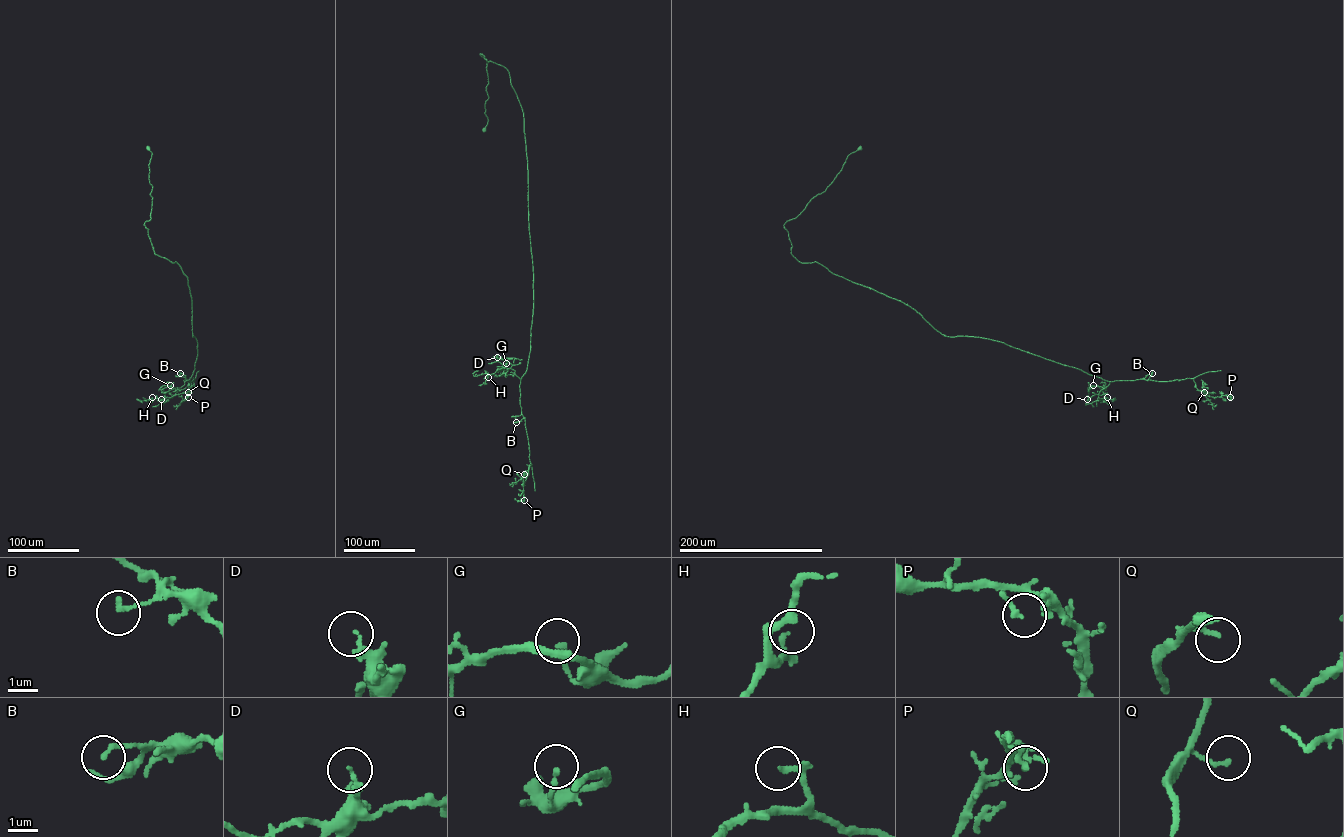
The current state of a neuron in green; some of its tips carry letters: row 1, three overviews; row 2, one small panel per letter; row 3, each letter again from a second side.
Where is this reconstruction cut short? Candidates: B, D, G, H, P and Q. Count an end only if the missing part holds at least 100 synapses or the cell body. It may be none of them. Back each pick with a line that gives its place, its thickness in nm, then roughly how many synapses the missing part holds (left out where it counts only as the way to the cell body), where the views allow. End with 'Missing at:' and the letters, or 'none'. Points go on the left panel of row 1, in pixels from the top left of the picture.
Missing at: none

